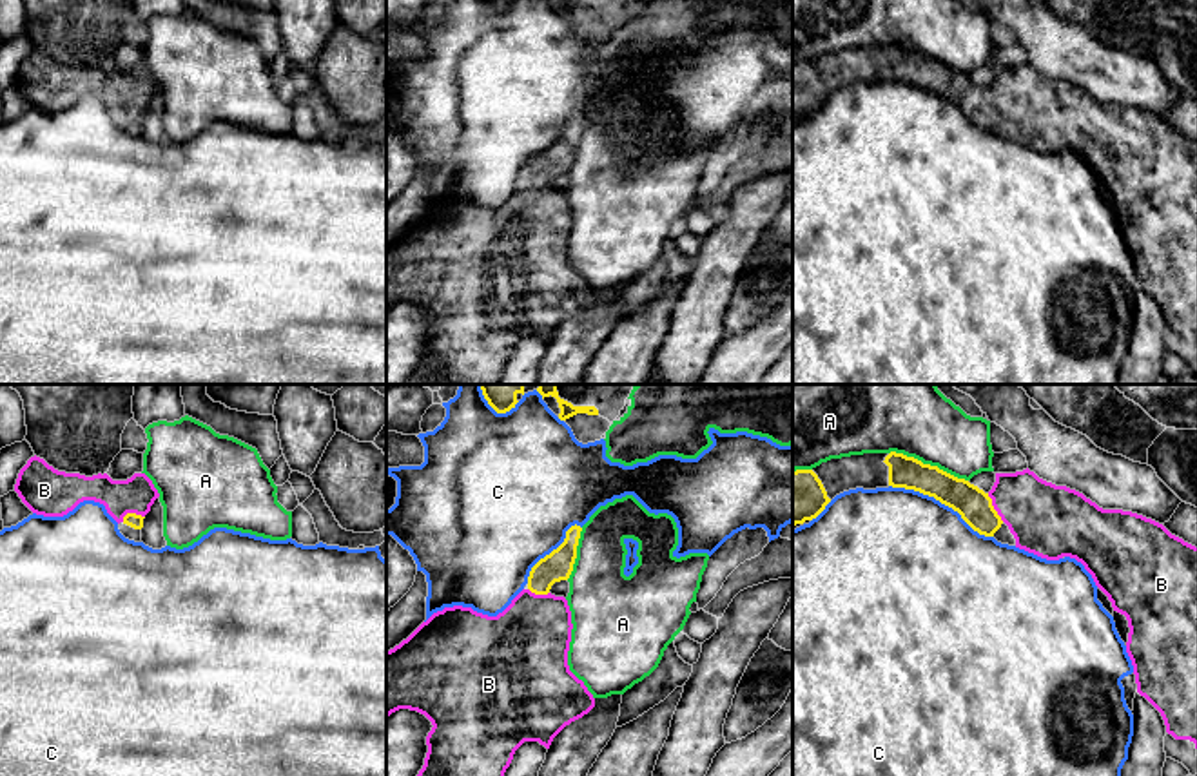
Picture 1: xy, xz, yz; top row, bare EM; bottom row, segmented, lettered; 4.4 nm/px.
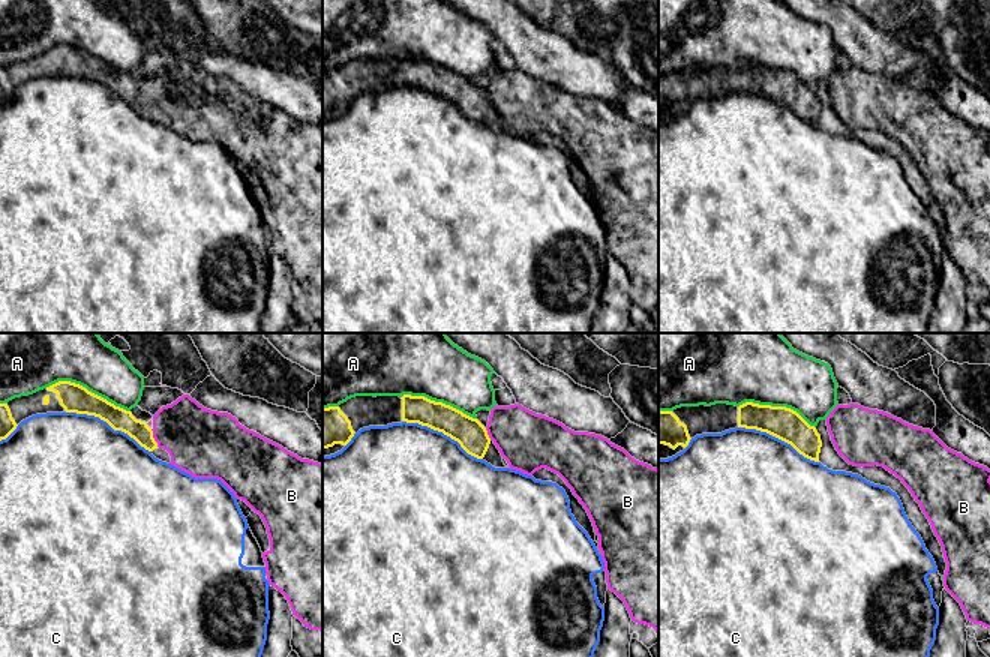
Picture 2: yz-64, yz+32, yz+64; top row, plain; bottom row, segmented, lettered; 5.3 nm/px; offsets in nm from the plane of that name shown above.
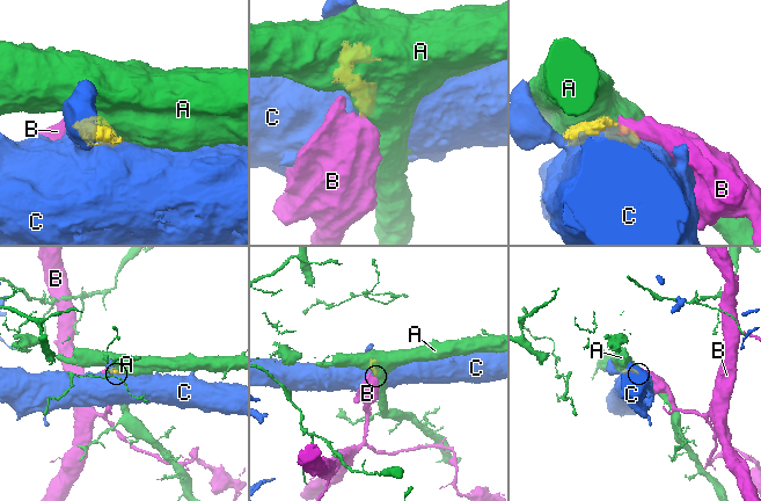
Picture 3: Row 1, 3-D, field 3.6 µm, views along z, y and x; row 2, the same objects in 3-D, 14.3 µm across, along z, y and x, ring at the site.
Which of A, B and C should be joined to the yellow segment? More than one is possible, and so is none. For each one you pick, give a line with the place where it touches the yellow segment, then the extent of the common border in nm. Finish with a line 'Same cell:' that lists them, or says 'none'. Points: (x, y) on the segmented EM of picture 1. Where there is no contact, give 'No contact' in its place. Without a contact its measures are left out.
B: Touches yellow at yz (992, 508). Shared border 150 nm
Same cell: B

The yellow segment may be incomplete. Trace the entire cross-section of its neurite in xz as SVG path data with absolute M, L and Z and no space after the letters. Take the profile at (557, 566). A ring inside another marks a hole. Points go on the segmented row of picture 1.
M577 524L566 531L564 542L531 567L528 587L497 616L462 606L444 607L386 651L386 716L410 709L424 714L433 725L426 736L424 765L417 776L504 776L524 742L539 742L550 749L566 725L595 707L593 694L568 665L573 629L568 600L550 593L555 582L571 575L580 531Z

